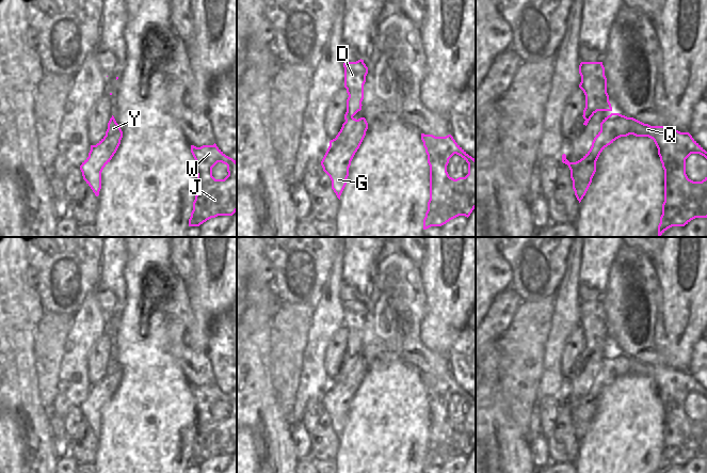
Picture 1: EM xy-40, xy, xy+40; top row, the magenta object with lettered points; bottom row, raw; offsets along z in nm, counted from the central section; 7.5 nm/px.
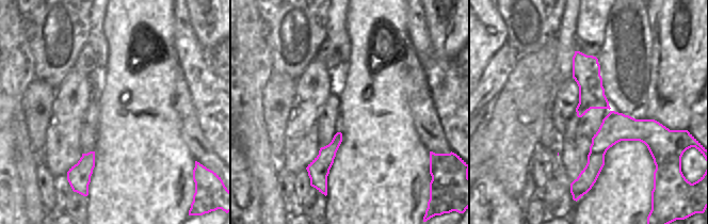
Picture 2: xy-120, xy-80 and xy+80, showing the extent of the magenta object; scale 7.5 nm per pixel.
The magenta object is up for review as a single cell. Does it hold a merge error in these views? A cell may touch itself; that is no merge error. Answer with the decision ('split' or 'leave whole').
split

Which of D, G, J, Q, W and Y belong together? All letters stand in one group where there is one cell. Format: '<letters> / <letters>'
D / G J Q W Y

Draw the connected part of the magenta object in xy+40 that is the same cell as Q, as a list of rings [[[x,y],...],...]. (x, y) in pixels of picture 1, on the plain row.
[[[611,352],[602,359],[600,370],[594,377],[590,390],[580,399],[569,401],[566,398],[566,394],[562,394],[562,401],[567,404],[571,409],[573,428],[579,442],[592,422],[592,417],[596,411],[596,400],[600,392],[616,378],[629,374],[653,378],[658,388],[658,394],[664,409],[664,441],[662,443],[658,473],[664,472],[672,466],[685,466],[695,457],[707,457],[707,416],[702,421],[693,421],[686,413],[686,398],[691,393],[700,393],[707,398],[707,391],[689,372],[680,372],[668,365],[650,365],[620,352]]]

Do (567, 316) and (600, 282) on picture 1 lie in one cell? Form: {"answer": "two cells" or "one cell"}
{"answer": "two cells"}

